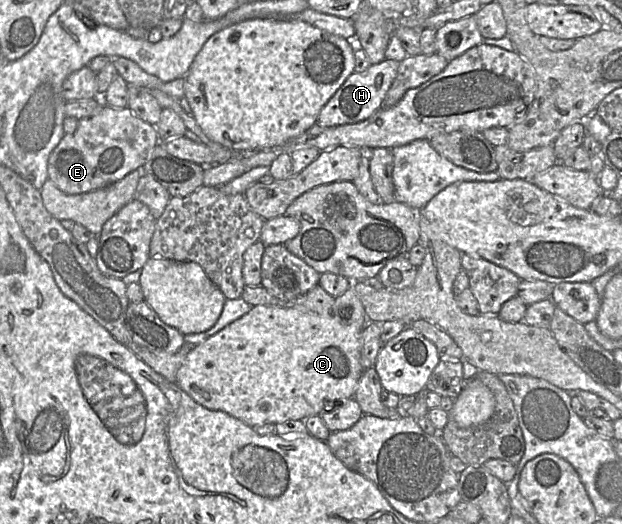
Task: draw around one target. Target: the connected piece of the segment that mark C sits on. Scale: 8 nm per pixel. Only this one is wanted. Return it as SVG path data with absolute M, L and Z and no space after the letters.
M253 306L245 315L194 345L177 371L175 383L203 407L226 412L250 427L307 419L321 414L325 402L354 398L364 371L360 363L362 330L344 325L332 313Z

